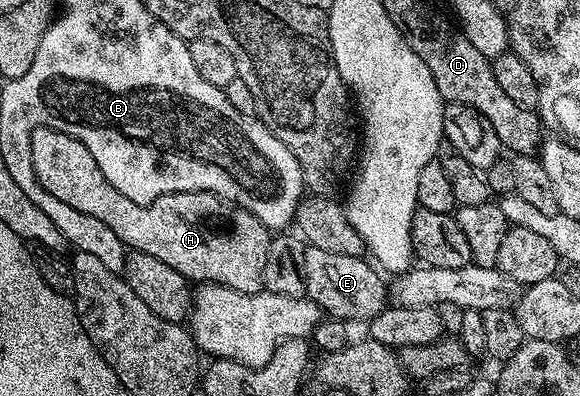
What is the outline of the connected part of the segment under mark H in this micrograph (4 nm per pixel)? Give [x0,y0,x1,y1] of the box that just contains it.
[31,126,271,294]

